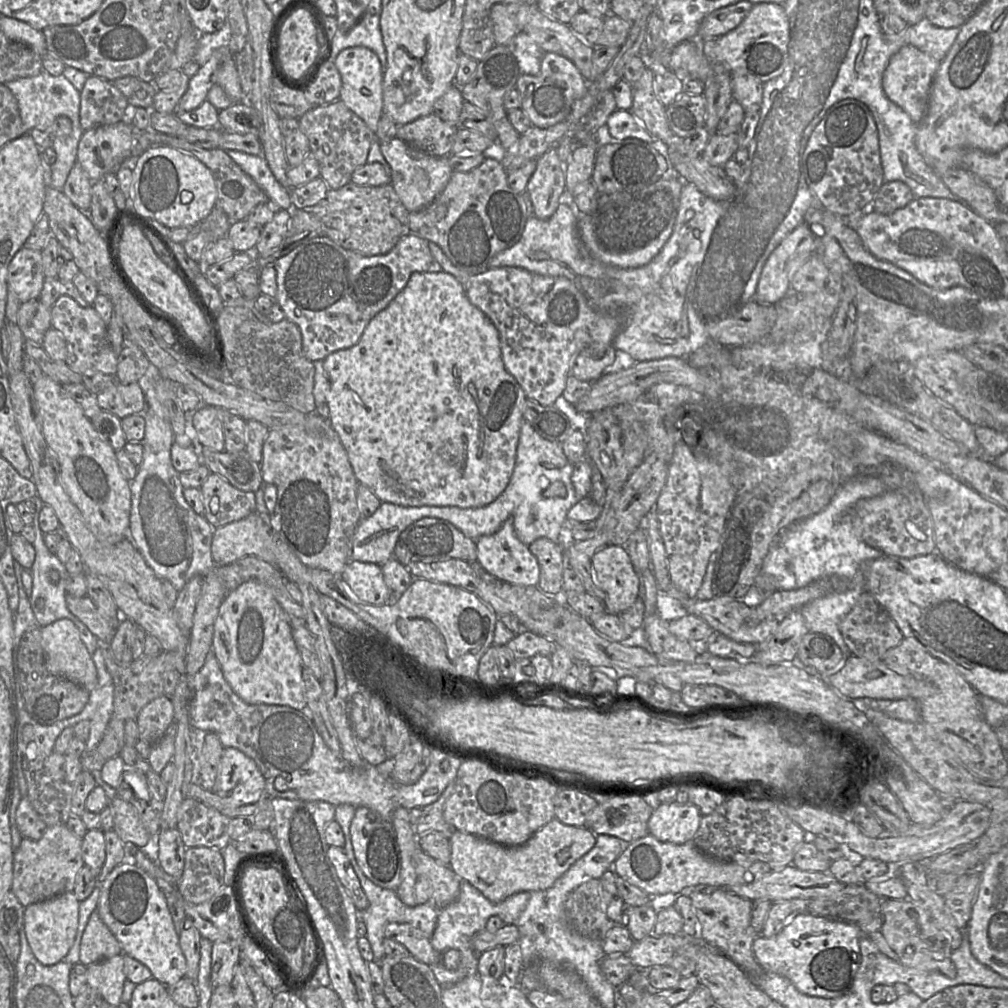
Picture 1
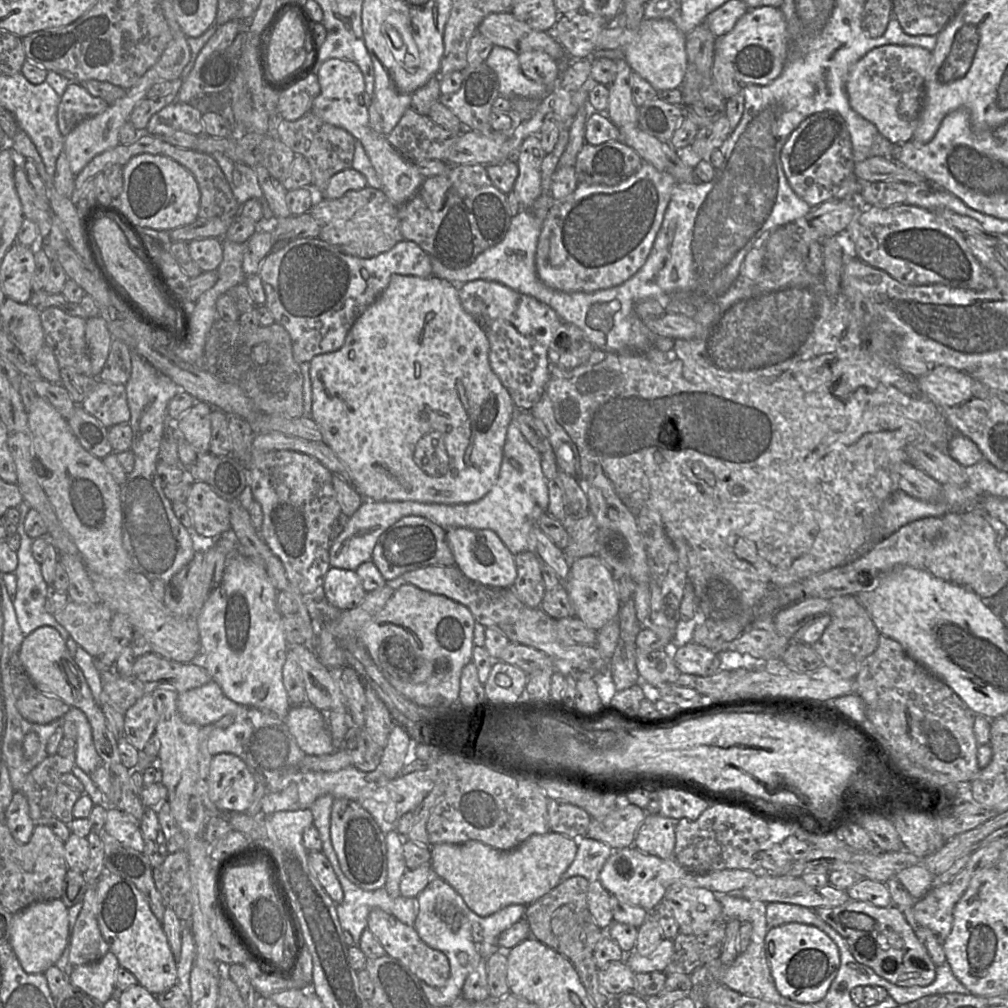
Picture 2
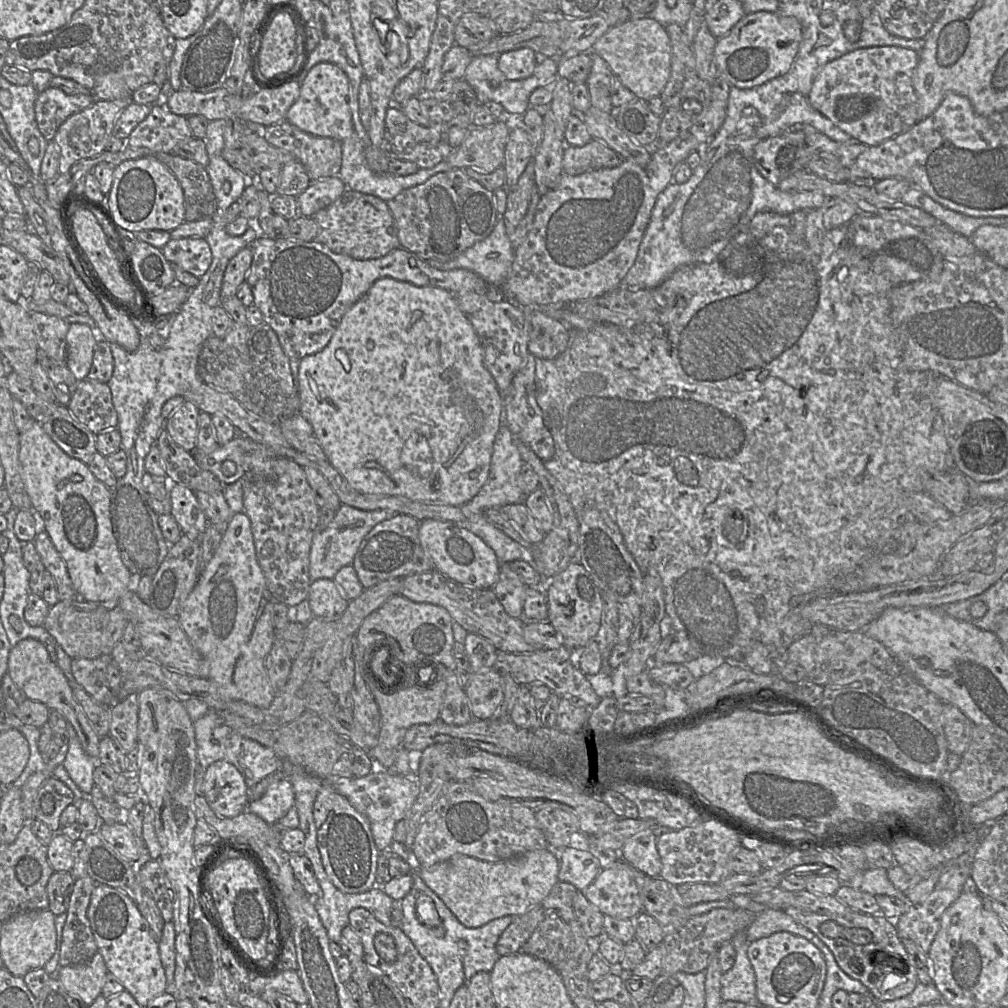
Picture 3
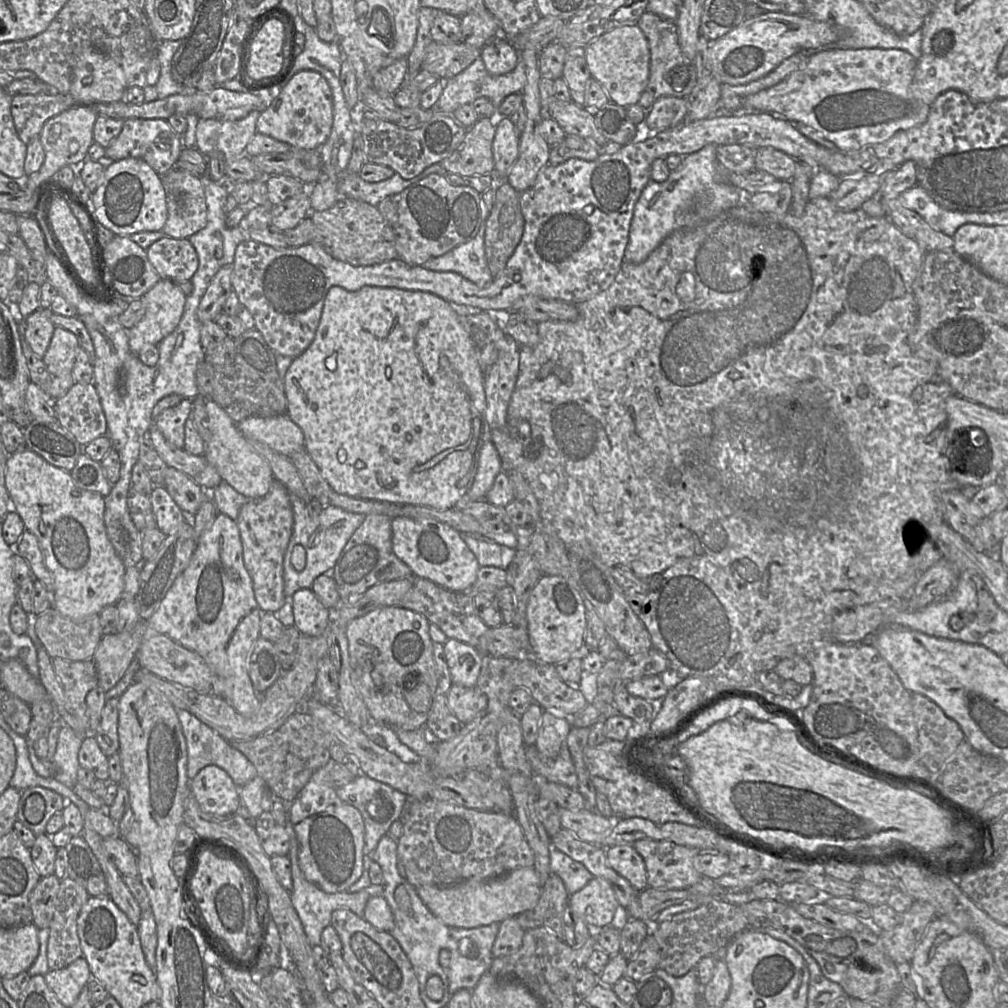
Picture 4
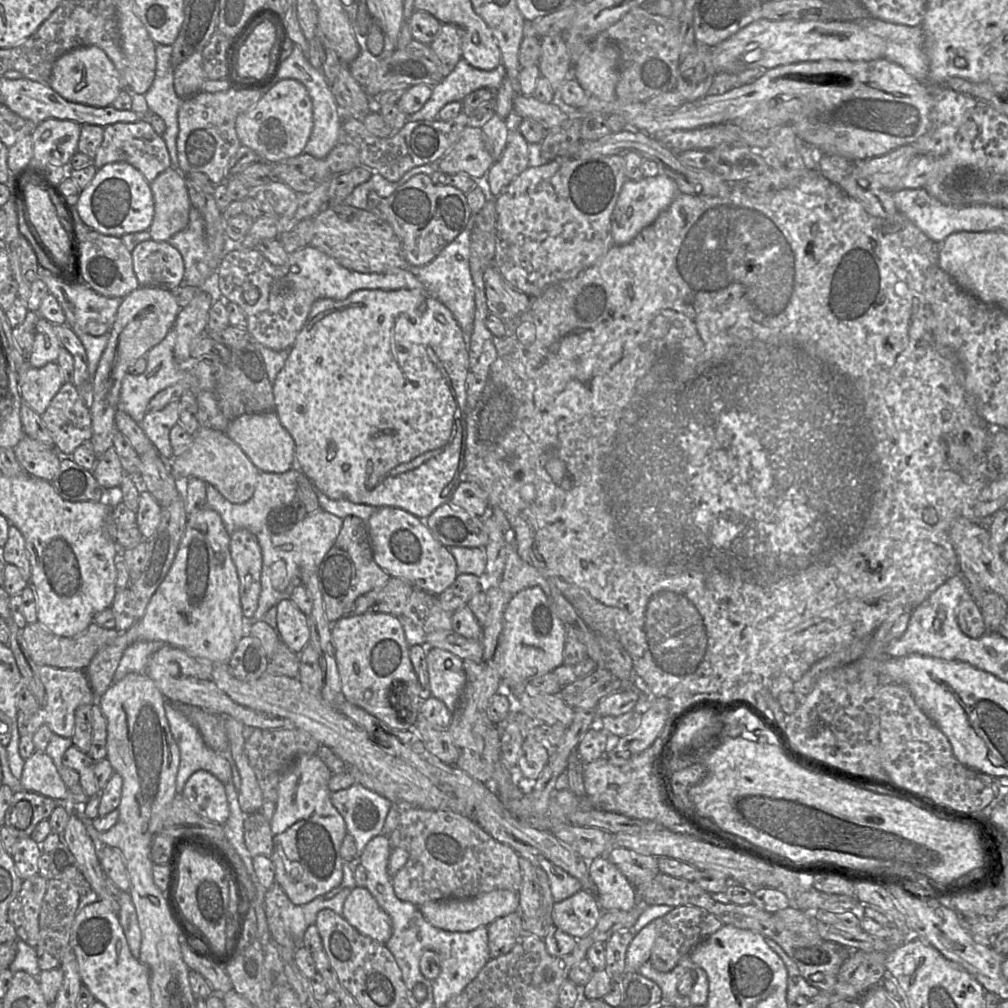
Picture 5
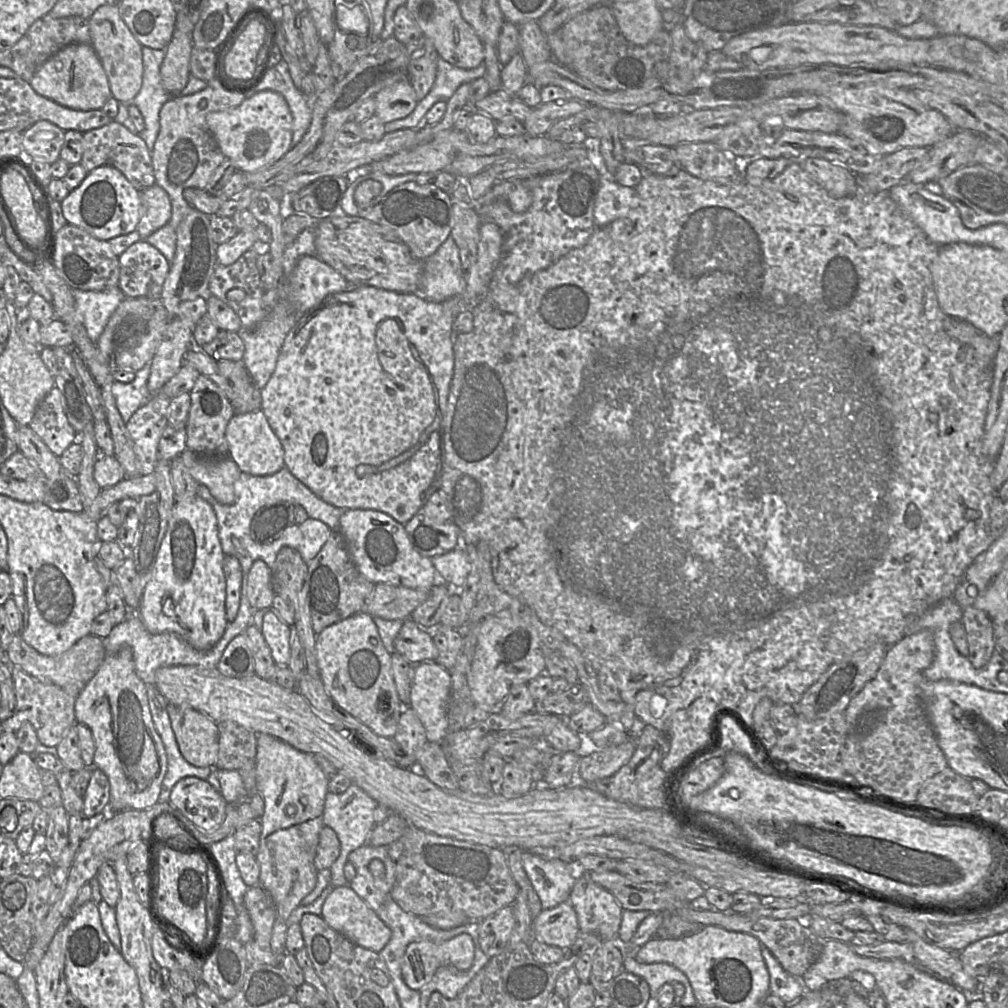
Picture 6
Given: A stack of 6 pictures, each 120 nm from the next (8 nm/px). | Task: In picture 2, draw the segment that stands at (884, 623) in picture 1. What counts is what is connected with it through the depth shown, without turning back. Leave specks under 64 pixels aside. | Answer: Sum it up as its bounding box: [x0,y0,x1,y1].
[811,595,880,678]

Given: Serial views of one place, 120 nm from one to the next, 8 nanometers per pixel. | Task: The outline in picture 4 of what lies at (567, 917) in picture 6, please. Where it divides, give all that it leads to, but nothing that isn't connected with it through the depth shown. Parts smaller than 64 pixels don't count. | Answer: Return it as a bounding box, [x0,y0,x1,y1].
[567,878,626,929]

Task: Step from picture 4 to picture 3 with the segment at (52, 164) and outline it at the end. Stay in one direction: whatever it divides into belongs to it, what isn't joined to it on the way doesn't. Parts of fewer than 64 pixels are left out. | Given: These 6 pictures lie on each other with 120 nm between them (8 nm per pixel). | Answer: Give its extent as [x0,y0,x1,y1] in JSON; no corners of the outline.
[52,97,131,174]

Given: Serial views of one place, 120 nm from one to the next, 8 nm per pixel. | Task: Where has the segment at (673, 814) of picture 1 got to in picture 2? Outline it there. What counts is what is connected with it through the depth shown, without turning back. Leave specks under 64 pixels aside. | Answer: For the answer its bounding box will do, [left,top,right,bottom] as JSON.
[634,814,677,859]

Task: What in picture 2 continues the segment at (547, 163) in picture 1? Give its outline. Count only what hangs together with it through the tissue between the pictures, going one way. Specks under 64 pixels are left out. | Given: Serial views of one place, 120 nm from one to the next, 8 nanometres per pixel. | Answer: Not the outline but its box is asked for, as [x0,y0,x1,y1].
[512,135,546,209]

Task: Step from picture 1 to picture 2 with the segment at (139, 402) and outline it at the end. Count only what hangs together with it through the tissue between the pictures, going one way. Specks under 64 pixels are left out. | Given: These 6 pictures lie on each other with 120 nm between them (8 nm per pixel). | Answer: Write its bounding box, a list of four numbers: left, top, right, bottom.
[77,381,131,428]

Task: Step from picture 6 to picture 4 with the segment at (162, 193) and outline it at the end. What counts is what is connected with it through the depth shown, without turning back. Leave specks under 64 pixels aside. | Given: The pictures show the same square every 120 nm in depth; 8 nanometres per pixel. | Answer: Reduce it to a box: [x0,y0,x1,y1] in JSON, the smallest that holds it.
[162,167,207,239]

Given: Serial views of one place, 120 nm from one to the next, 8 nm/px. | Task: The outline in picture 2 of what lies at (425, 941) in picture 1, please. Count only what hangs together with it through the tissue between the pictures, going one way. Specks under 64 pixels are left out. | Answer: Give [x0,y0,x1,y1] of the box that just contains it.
[367,908,450,988]

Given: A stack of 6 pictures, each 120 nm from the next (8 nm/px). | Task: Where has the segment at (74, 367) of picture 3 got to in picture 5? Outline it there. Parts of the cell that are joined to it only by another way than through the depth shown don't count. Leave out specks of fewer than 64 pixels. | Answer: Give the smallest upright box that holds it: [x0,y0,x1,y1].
[28,318,61,368]

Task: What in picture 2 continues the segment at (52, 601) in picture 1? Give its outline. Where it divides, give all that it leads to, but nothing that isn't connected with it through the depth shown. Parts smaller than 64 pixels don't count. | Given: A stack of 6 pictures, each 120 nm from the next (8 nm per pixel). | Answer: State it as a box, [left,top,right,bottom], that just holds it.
[13,522,72,641]

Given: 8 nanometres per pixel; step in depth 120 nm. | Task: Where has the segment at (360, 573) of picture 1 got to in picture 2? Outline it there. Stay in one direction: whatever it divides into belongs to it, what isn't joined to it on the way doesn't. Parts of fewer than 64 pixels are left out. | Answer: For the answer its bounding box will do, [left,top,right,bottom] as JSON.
[321,568,367,611]

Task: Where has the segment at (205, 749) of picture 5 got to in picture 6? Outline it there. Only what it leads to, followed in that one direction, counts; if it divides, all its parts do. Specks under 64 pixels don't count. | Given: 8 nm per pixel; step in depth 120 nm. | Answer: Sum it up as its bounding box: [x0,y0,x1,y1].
[157,694,214,803]

